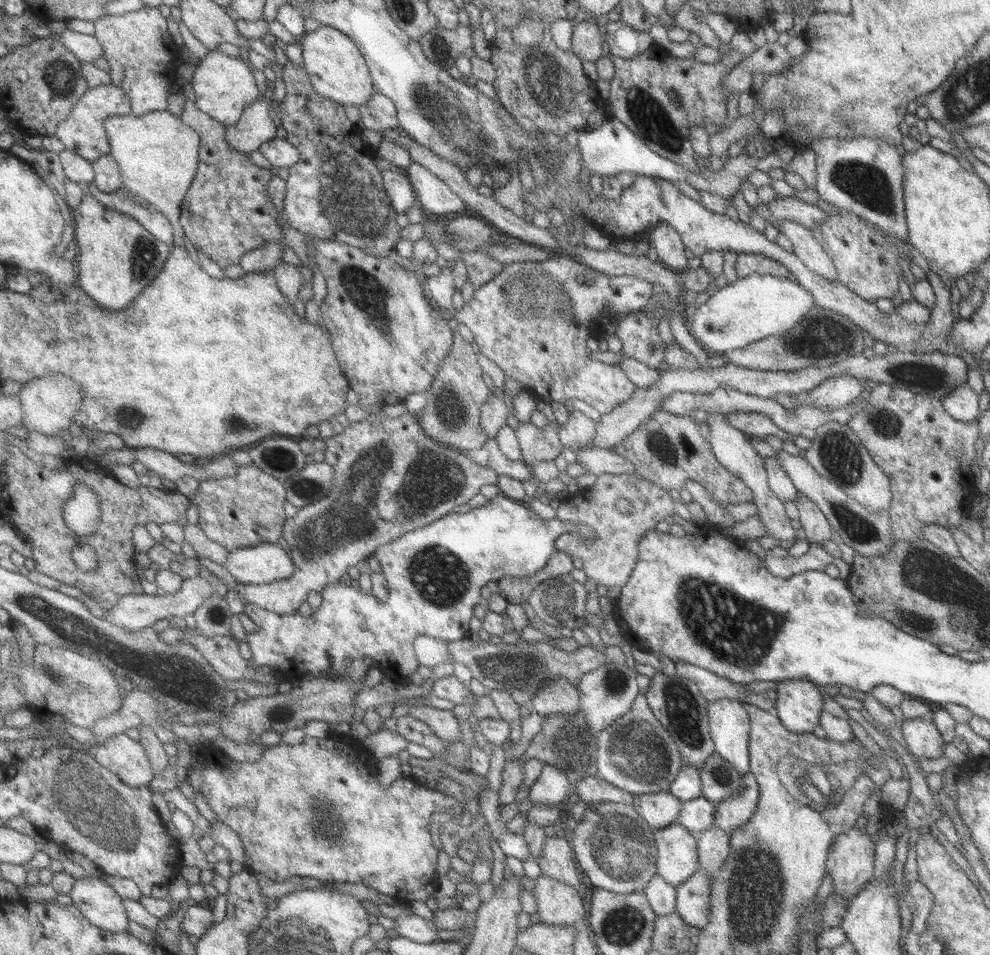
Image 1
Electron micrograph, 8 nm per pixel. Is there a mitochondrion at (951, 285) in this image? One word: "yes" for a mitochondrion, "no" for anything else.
no

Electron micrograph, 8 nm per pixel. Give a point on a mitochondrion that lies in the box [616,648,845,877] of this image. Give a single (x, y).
(680, 712)

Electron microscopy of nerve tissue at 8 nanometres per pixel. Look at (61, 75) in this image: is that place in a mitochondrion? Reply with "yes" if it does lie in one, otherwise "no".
yes

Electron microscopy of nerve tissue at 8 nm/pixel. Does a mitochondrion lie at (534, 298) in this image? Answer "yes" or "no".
yes

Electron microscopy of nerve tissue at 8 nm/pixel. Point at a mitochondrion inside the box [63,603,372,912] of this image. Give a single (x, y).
(338, 826)

